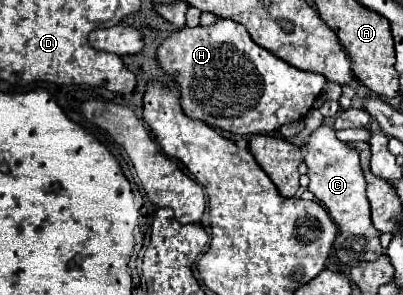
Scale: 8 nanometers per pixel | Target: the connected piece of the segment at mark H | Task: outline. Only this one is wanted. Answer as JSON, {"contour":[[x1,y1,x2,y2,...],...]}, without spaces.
{"contour":[[230,19,172,33,158,47,156,61,178,83,182,111,188,117,234,135,272,133,286,123,306,117,326,83,326,77,300,71,254,45,248,31]]}

